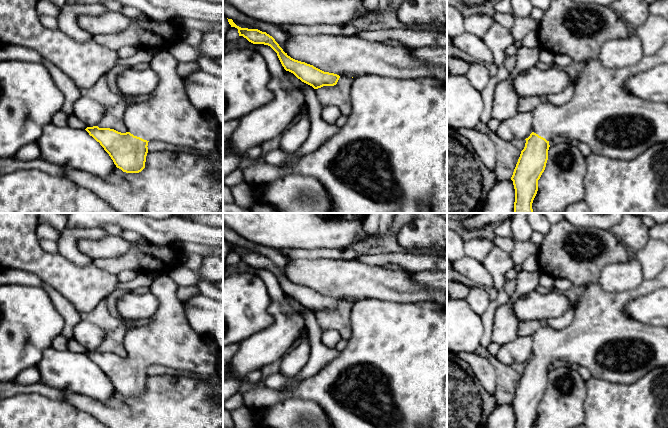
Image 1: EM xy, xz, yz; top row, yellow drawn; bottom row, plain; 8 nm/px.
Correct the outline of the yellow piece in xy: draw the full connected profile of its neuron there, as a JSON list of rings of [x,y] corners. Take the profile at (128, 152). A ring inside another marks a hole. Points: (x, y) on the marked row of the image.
[[[160,51],[154,55],[147,66],[158,74],[159,84],[150,97],[128,106],[124,114],[128,129],[126,133],[98,126],[85,129],[123,172],[139,173],[145,168],[149,141],[159,140],[191,148],[203,155],[222,147],[223,128],[205,112],[192,105],[186,93],[184,79],[176,71],[177,64],[178,61],[169,51]]]

